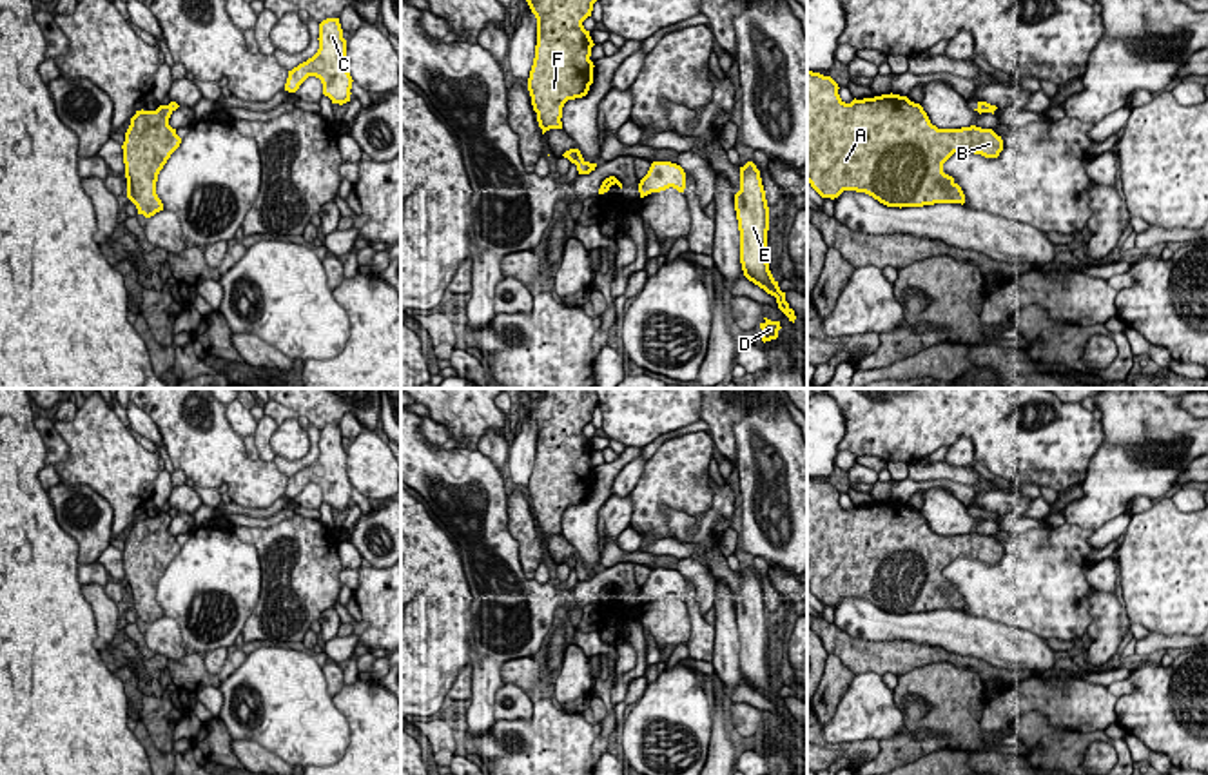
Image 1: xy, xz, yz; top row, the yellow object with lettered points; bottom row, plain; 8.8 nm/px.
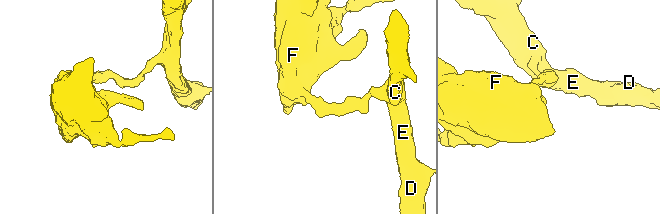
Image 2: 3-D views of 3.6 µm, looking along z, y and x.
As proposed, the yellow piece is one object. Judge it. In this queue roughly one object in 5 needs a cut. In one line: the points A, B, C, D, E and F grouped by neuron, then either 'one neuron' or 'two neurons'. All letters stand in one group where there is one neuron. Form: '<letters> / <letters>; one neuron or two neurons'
A B F / C D E; two neurons

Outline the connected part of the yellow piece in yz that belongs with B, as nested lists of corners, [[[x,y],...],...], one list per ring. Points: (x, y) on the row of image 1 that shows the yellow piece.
[[[807,71],[807,181],[822,198],[843,191],[865,192],[887,207],[965,203],[965,194],[943,163],[958,151],[998,158],[1003,140],[992,129],[976,125],[938,129],[920,103],[900,94],[845,103],[831,76]]]

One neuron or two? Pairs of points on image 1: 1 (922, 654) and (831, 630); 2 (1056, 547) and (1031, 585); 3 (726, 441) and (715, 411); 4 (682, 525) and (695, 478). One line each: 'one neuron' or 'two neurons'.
1: one neuron
2: one neuron
3: one neuron
4: two neurons

